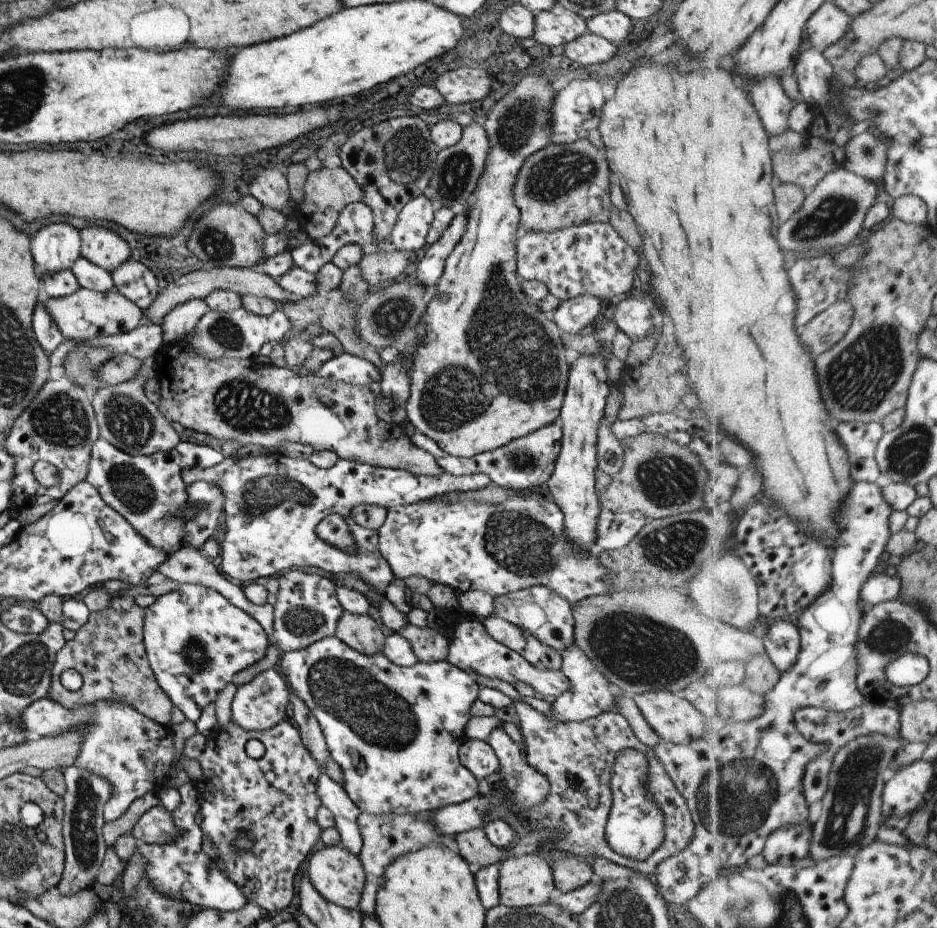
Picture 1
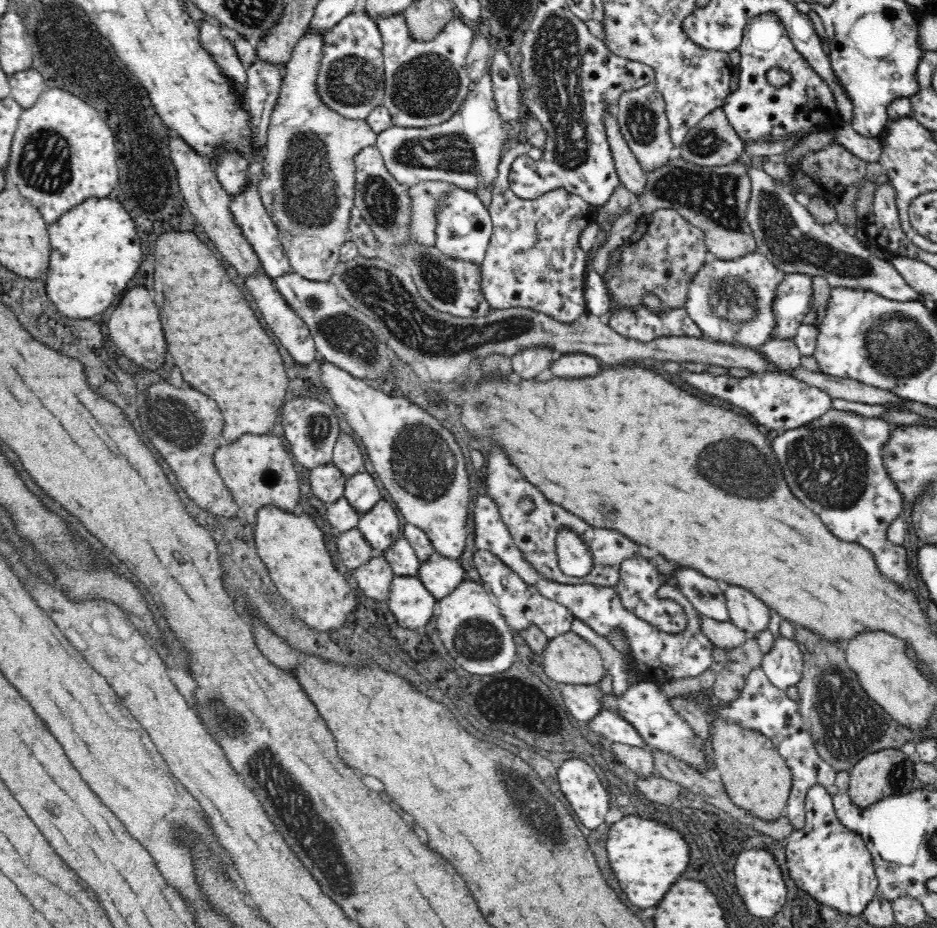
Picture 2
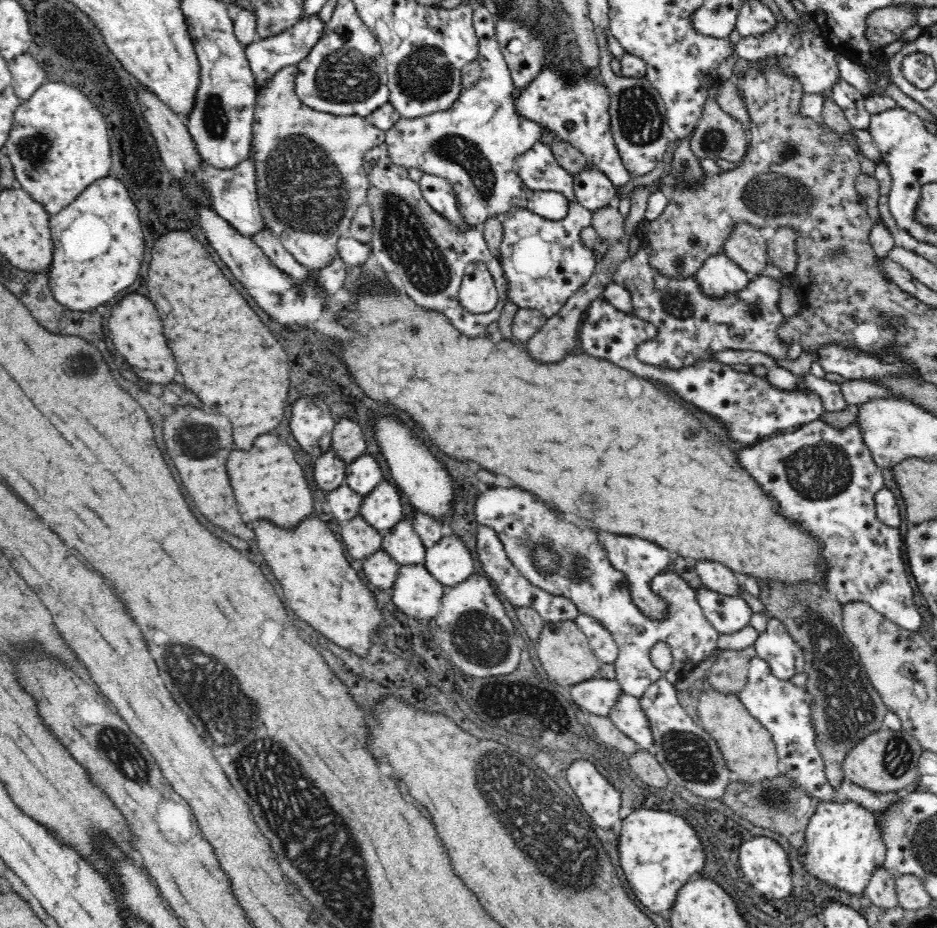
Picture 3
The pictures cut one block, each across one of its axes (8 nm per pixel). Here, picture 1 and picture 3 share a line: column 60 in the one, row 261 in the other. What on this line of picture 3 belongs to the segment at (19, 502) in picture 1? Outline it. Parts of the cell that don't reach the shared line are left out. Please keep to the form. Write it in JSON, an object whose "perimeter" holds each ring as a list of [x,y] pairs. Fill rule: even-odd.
{"perimeter":[[[385,143],[365,154],[364,167],[369,181],[366,203],[373,218],[371,252],[380,267],[392,274],[398,287],[424,310],[444,315],[468,338],[485,334],[486,327],[502,315],[507,300],[507,280],[499,260],[484,239],[482,229],[454,226],[430,207],[419,184],[410,179],[408,170],[392,162]],[[470,262],[483,262],[493,276],[498,300],[491,312],[473,314],[460,304],[458,290],[466,264]]]}

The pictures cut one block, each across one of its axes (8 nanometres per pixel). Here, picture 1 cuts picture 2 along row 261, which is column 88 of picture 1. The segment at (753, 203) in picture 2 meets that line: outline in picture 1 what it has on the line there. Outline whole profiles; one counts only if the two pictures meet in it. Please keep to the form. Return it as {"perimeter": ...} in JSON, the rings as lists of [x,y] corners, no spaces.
{"perimeter":[[[76,765],[62,770],[66,784],[63,818],[63,842],[65,848],[65,867],[61,881],[57,884],[58,892],[64,896],[78,894],[82,890],[89,890],[96,884],[96,878],[100,872],[100,866],[104,862],[106,843],[102,837],[104,826],[104,804],[112,796],[112,786],[108,780],[100,778],[98,774],[90,770],[82,770]]]}

